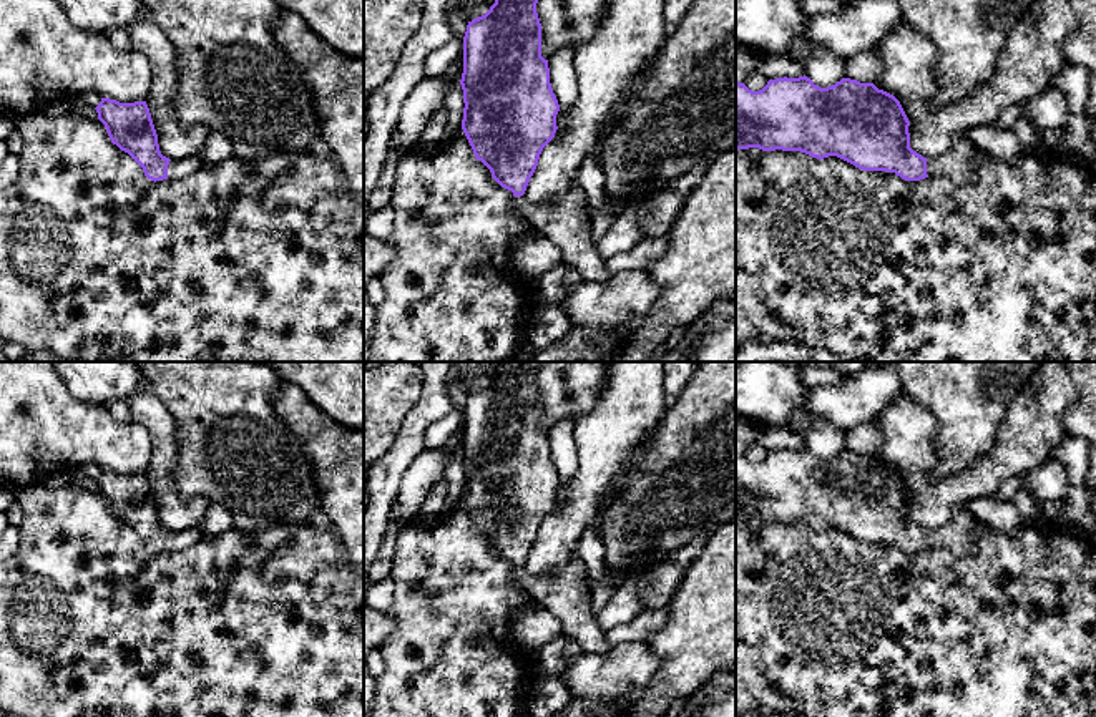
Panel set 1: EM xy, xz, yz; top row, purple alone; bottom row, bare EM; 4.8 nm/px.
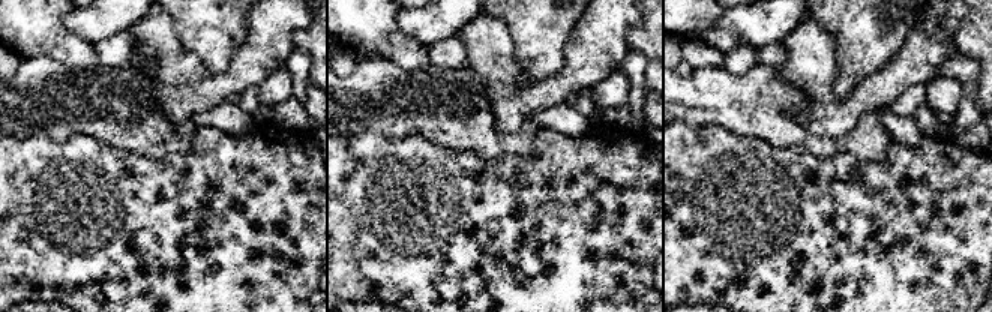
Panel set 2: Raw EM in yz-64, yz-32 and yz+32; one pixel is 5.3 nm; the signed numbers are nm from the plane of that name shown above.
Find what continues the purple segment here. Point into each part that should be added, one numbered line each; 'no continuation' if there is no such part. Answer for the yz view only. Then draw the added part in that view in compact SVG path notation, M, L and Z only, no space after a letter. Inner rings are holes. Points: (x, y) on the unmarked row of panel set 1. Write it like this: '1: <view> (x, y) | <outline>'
1: yz (960, 535) | M958 505L947 524L927 529L927 541L930 548L947 548L955 556L975 554L978 549L978 521L965 505Z

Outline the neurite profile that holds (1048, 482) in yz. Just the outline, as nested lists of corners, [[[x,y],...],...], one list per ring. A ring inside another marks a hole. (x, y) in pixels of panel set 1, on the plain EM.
[[[1050,458],[1025,476],[1025,486],[1035,501],[1059,501],[1068,490],[1068,471],[1063,463]]]

